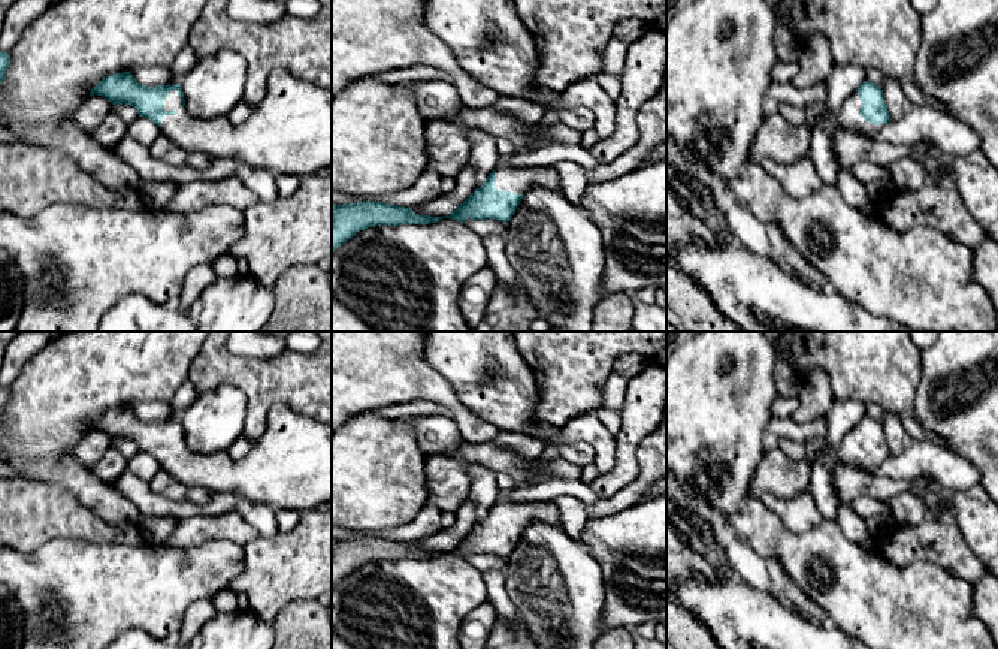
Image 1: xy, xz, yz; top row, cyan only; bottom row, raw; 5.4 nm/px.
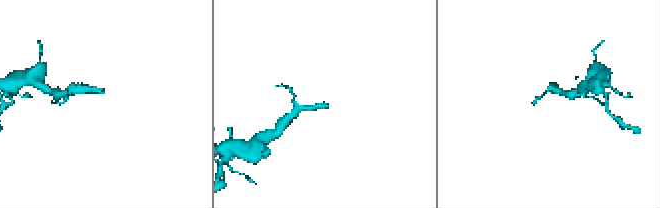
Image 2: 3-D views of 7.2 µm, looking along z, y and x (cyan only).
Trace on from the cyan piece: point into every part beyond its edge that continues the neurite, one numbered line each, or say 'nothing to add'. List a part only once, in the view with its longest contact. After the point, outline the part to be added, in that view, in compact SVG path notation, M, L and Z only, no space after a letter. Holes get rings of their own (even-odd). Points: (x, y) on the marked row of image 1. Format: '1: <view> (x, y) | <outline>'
1: xy (290, 132) | M273 69L267 78L267 91L260 106L252 108L248 120L233 126L226 117L202 120L191 117L181 103L178 90L163 99L161 135L169 136L188 153L205 153L215 157L232 157L254 167L279 173L311 176L323 175L332 167L332 88L302 81L285 69Z

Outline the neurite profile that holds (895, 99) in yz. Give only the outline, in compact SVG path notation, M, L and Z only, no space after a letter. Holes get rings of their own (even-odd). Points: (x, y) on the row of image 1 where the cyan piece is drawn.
M887 76L881 90L884 94L884 102L887 105L887 111L889 111L890 118L899 120L910 106L902 88L901 88L899 81Z

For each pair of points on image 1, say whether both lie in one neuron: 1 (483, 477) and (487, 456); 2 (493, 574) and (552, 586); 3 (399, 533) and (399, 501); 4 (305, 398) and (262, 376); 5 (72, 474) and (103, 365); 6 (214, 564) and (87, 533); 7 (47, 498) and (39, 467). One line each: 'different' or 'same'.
1: different
2: different
3: different
4: same
5: same
6: different
7: different

